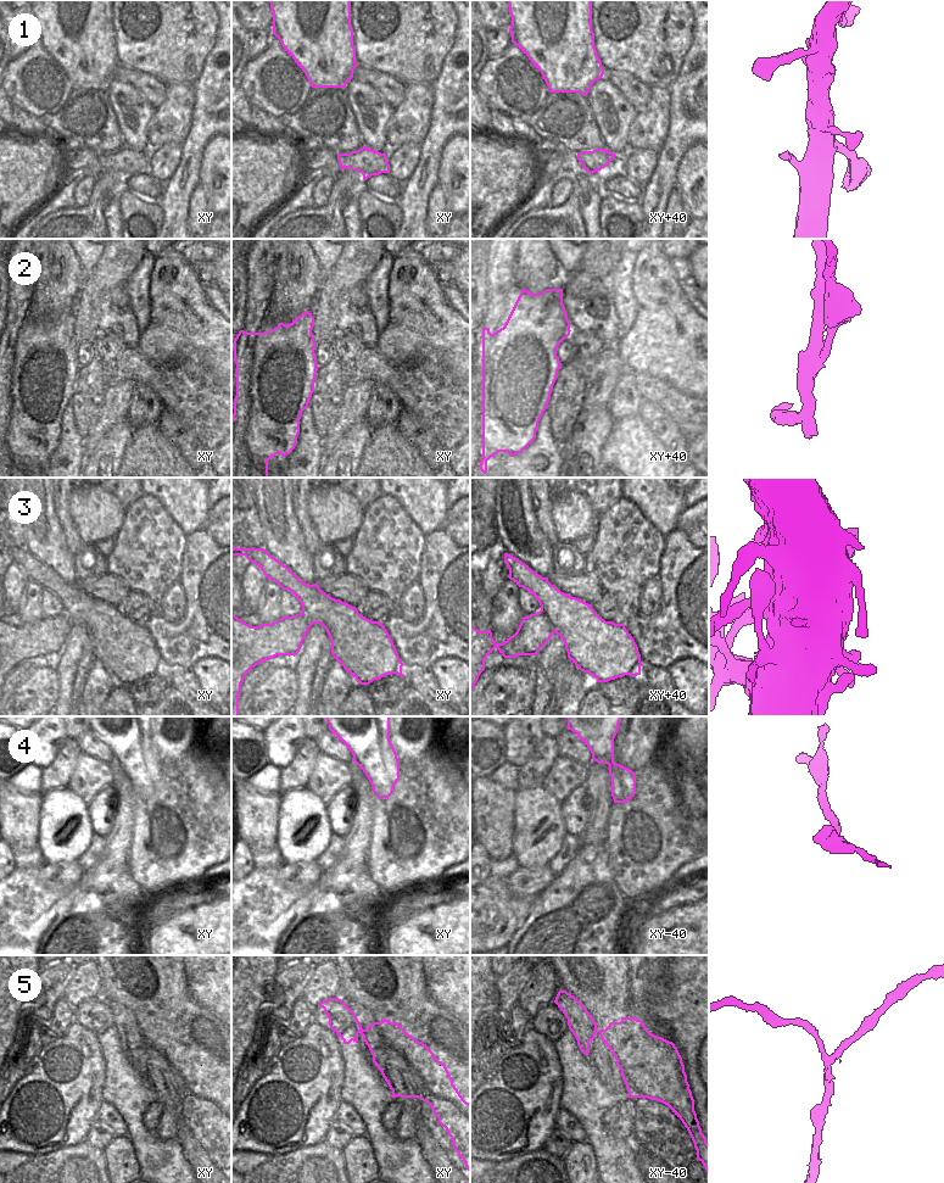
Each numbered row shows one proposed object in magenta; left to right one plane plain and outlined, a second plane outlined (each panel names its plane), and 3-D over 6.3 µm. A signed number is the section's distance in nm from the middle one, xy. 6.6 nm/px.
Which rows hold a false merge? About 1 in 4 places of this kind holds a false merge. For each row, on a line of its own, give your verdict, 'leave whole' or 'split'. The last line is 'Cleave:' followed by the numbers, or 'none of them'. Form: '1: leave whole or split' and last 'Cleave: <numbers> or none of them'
1: leave whole
2: split
3: leave whole
4: leave whole
5: split
Cleave: 2, 5

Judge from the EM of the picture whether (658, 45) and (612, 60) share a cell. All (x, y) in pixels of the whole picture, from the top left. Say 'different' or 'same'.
same

